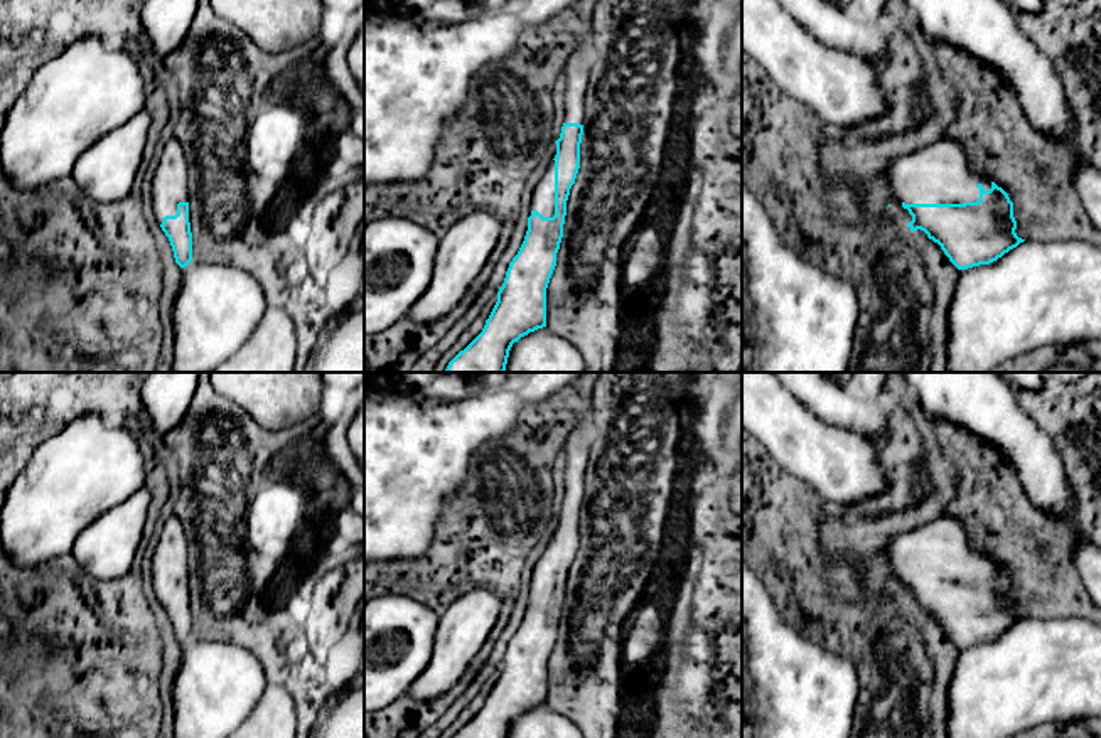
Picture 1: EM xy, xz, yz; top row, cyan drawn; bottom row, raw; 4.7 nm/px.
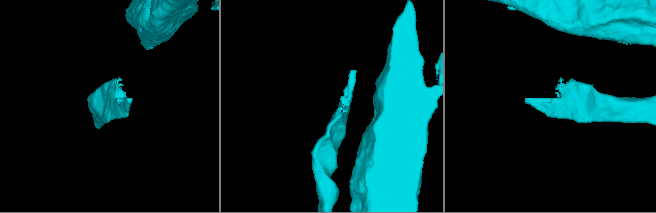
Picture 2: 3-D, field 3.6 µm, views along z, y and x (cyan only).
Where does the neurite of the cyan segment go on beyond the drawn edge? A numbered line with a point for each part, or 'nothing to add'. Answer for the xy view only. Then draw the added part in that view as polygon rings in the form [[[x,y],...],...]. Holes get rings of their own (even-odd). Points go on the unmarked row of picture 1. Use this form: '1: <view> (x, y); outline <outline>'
1: xy (171, 556); outline [[[169,519],[160,529],[152,561],[152,581],[158,602],[165,593],[177,591],[179,580],[189,580],[191,551],[184,524]]]

